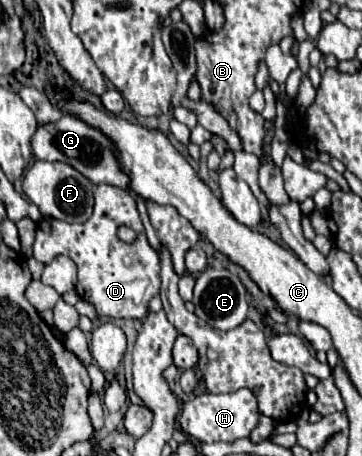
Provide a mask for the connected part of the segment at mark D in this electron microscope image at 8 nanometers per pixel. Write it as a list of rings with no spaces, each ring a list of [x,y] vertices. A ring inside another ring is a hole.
[[[105,184],[97,186],[93,214],[81,224],[69,224],[55,218],[43,218],[37,224],[33,258],[49,264],[59,254],[69,256],[77,264],[77,294],[91,302],[99,316],[143,320],[147,316],[149,300],[159,294],[159,254],[147,242],[135,198],[121,188]],[[123,224],[137,232],[135,242],[127,244],[117,238],[117,228]]]

